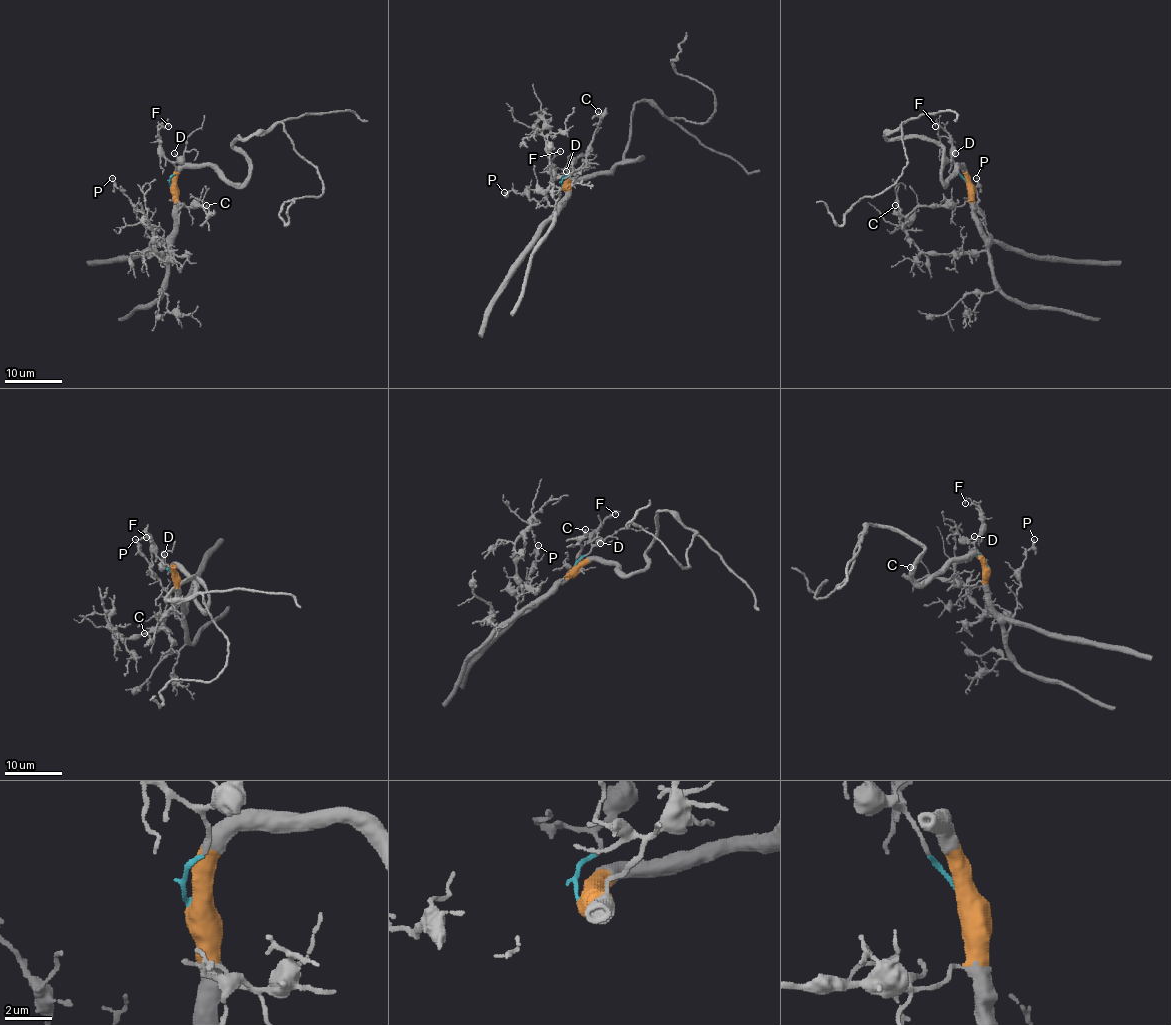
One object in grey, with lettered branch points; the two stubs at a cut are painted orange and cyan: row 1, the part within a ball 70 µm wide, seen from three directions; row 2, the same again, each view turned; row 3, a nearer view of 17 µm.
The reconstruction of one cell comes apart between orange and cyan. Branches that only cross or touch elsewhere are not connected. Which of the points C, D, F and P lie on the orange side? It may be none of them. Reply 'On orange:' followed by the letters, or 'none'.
On orange: C, P

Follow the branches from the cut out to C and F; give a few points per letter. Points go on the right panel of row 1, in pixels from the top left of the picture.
C: (971, 186), (971, 197), (961, 206), (917, 206), (907, 215), (901, 213), (895, 205)
F: (971, 186), (956, 167), (949, 135), (937, 122), (935, 126)

